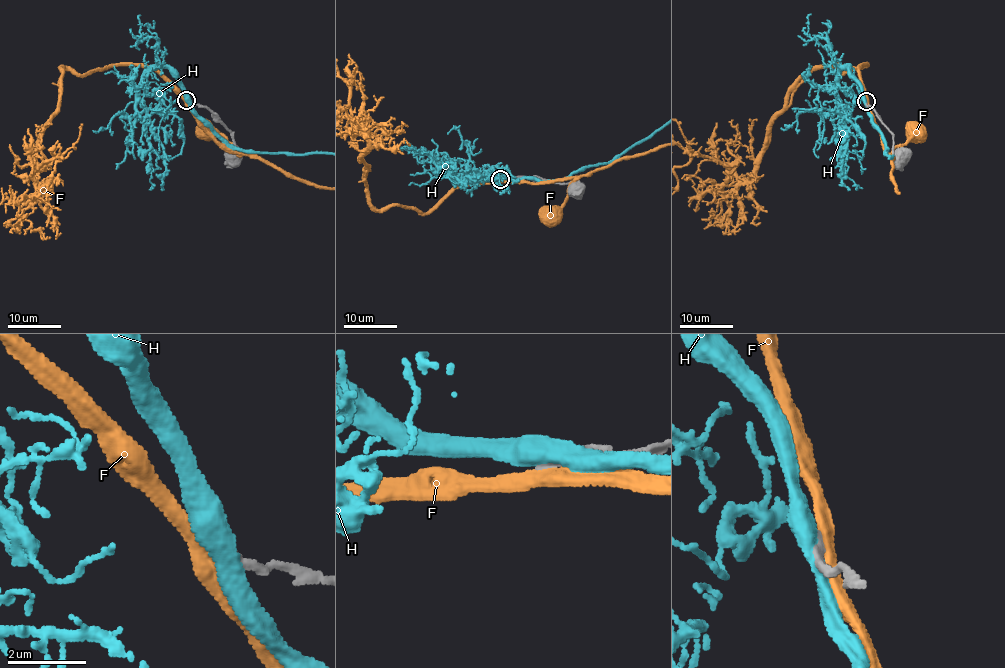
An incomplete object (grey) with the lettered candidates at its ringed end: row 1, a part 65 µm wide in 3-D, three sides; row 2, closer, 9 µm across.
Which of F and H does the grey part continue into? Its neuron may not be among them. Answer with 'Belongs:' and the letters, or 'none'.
Belongs: none

